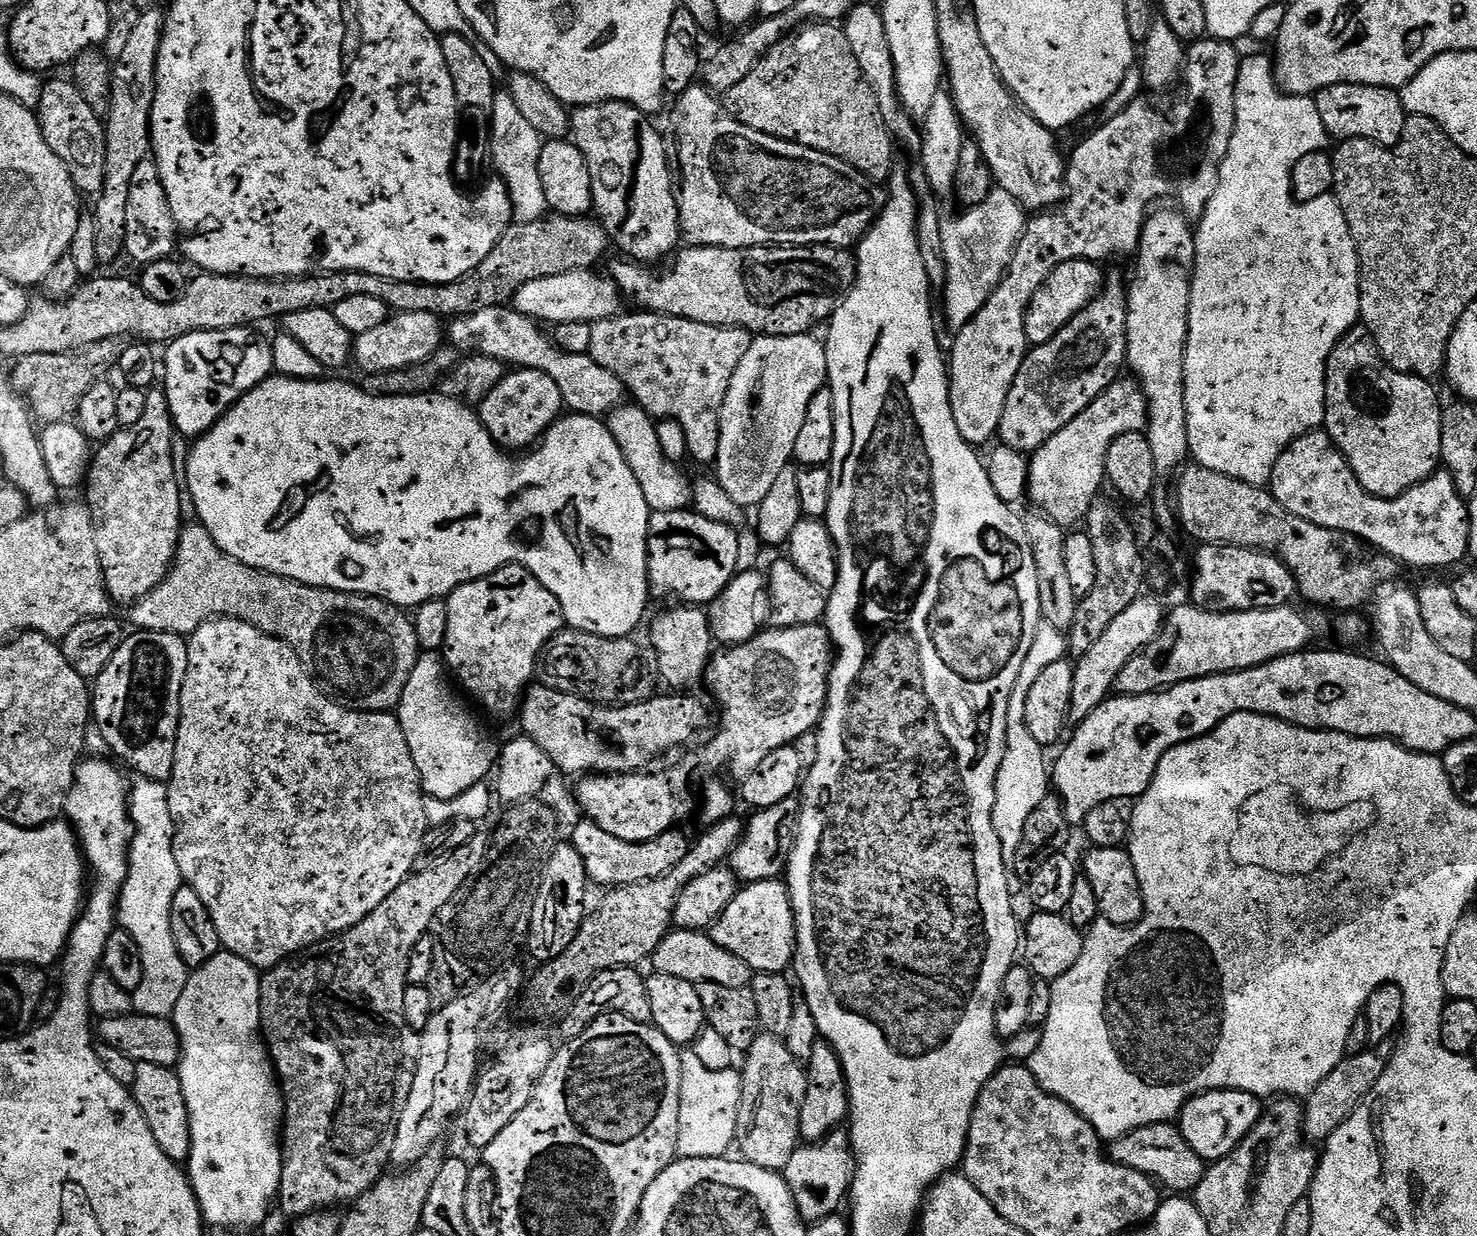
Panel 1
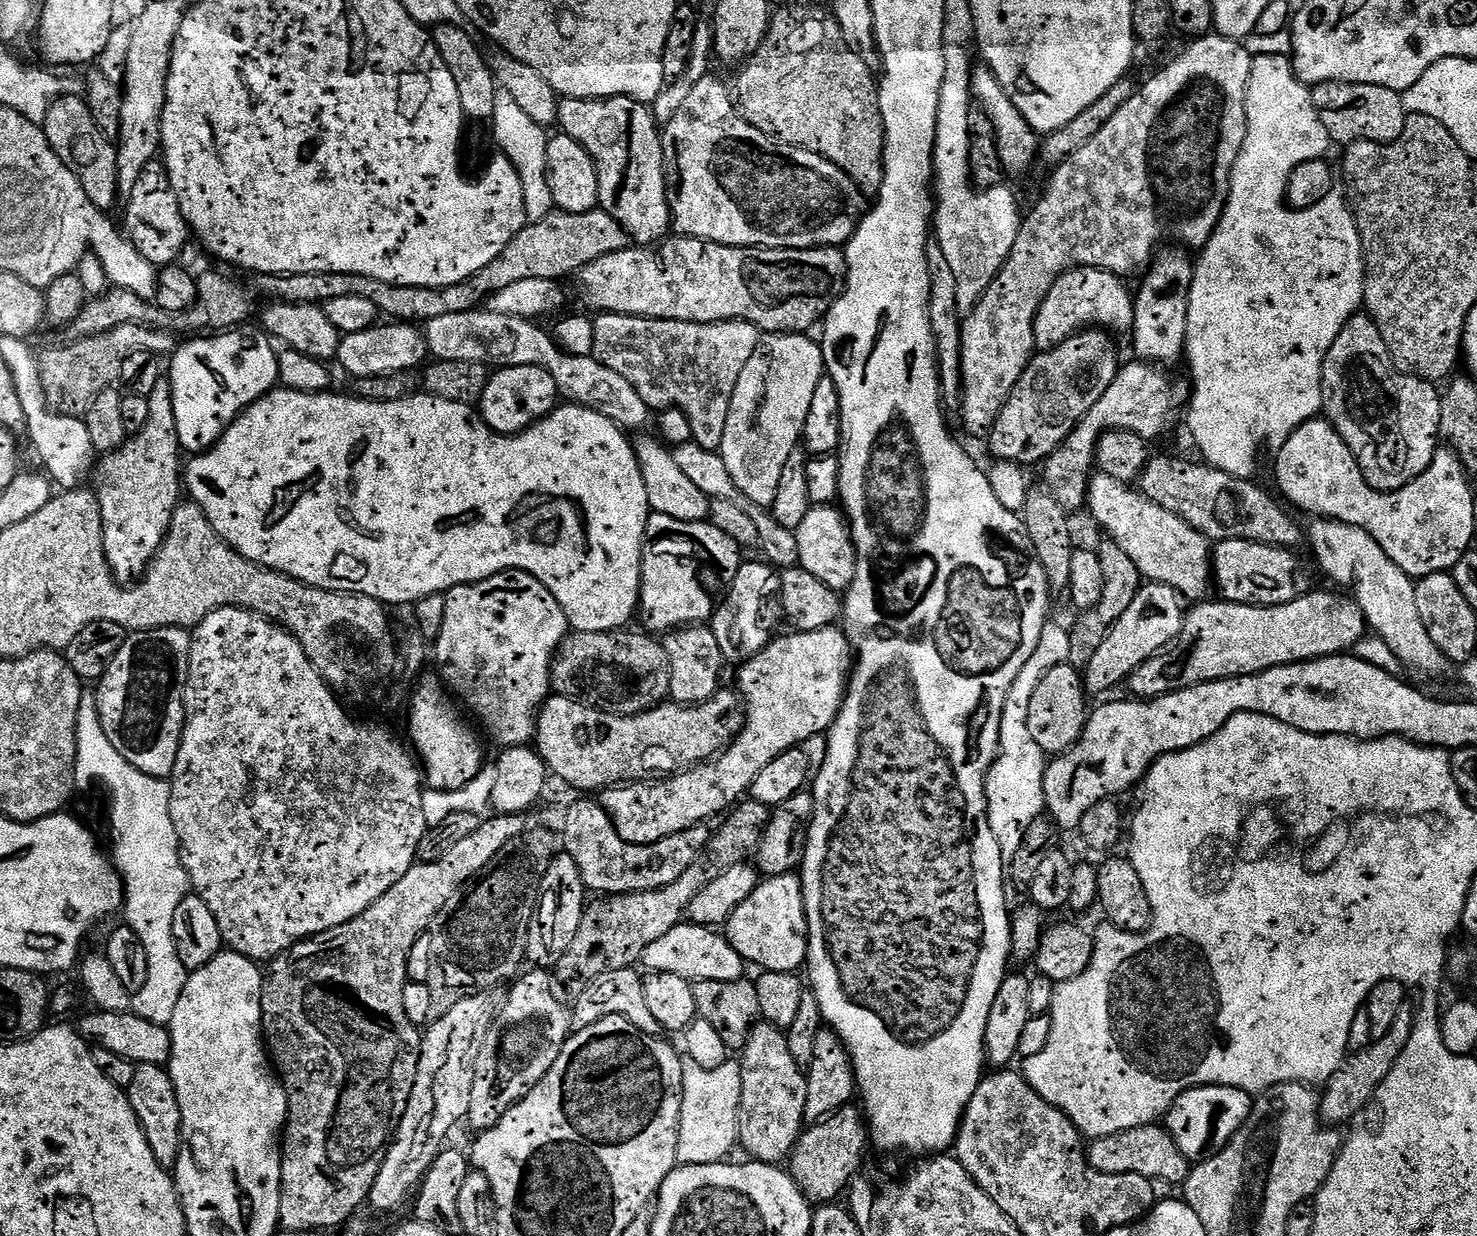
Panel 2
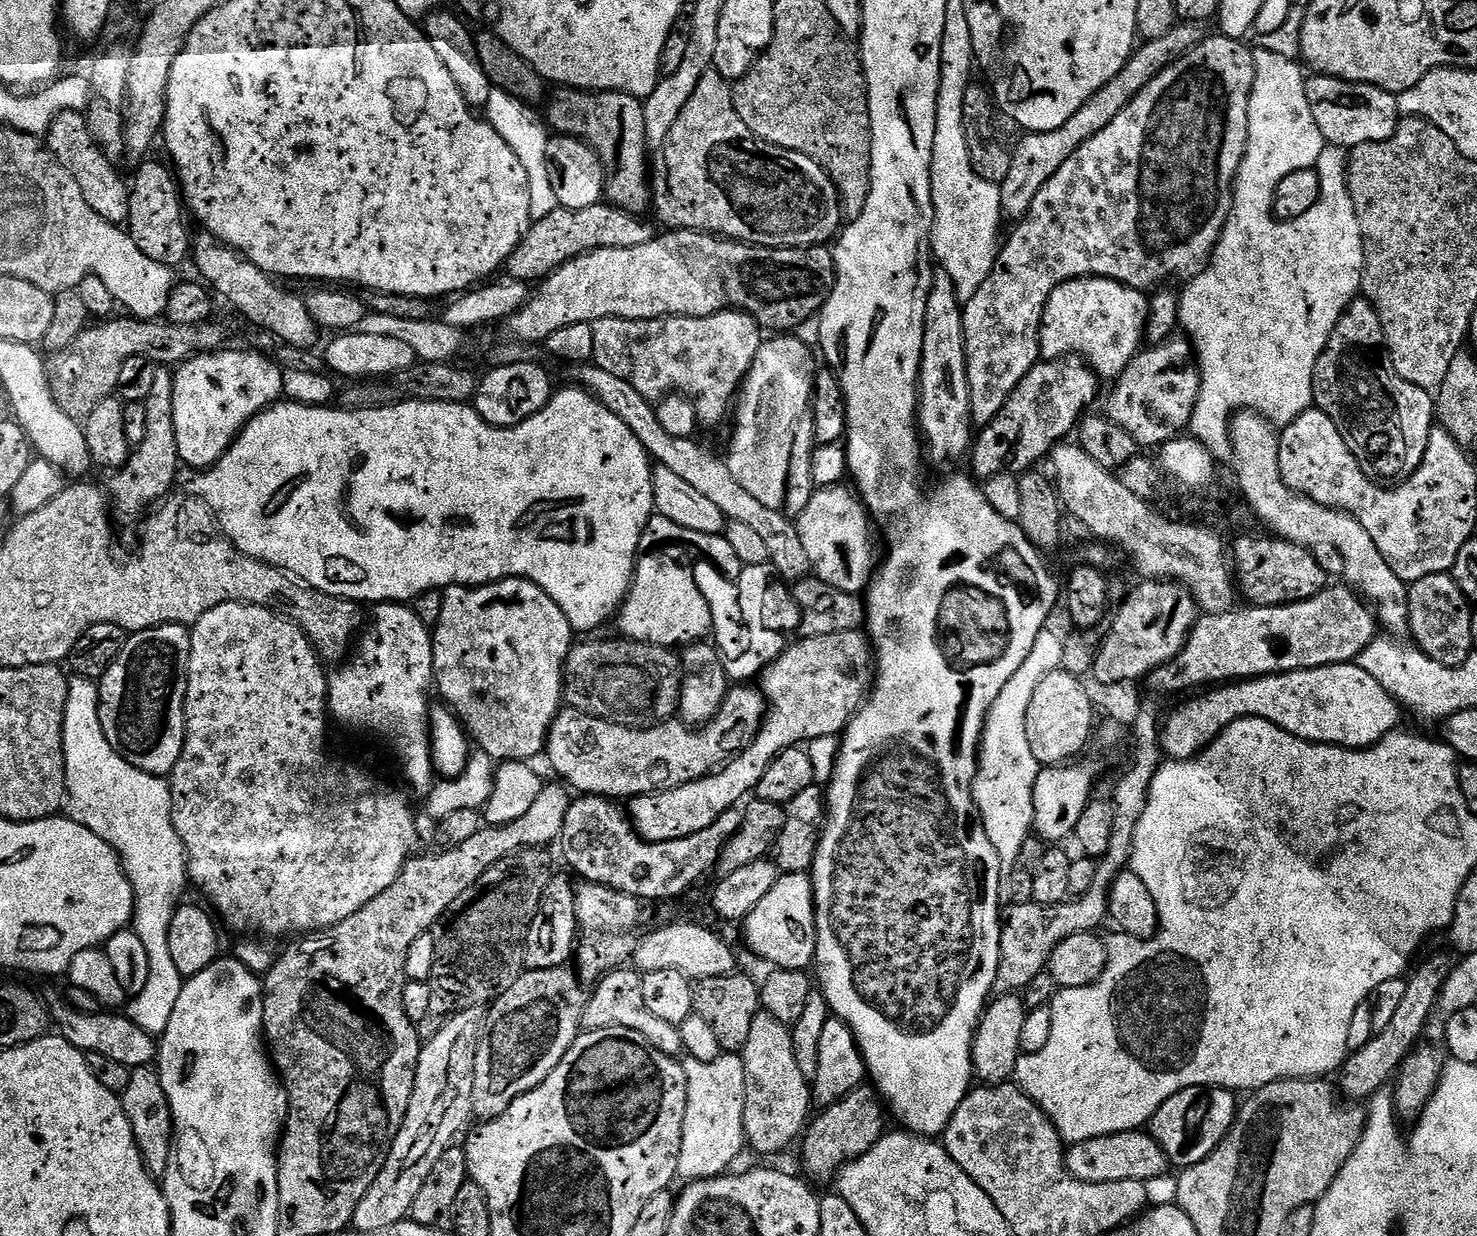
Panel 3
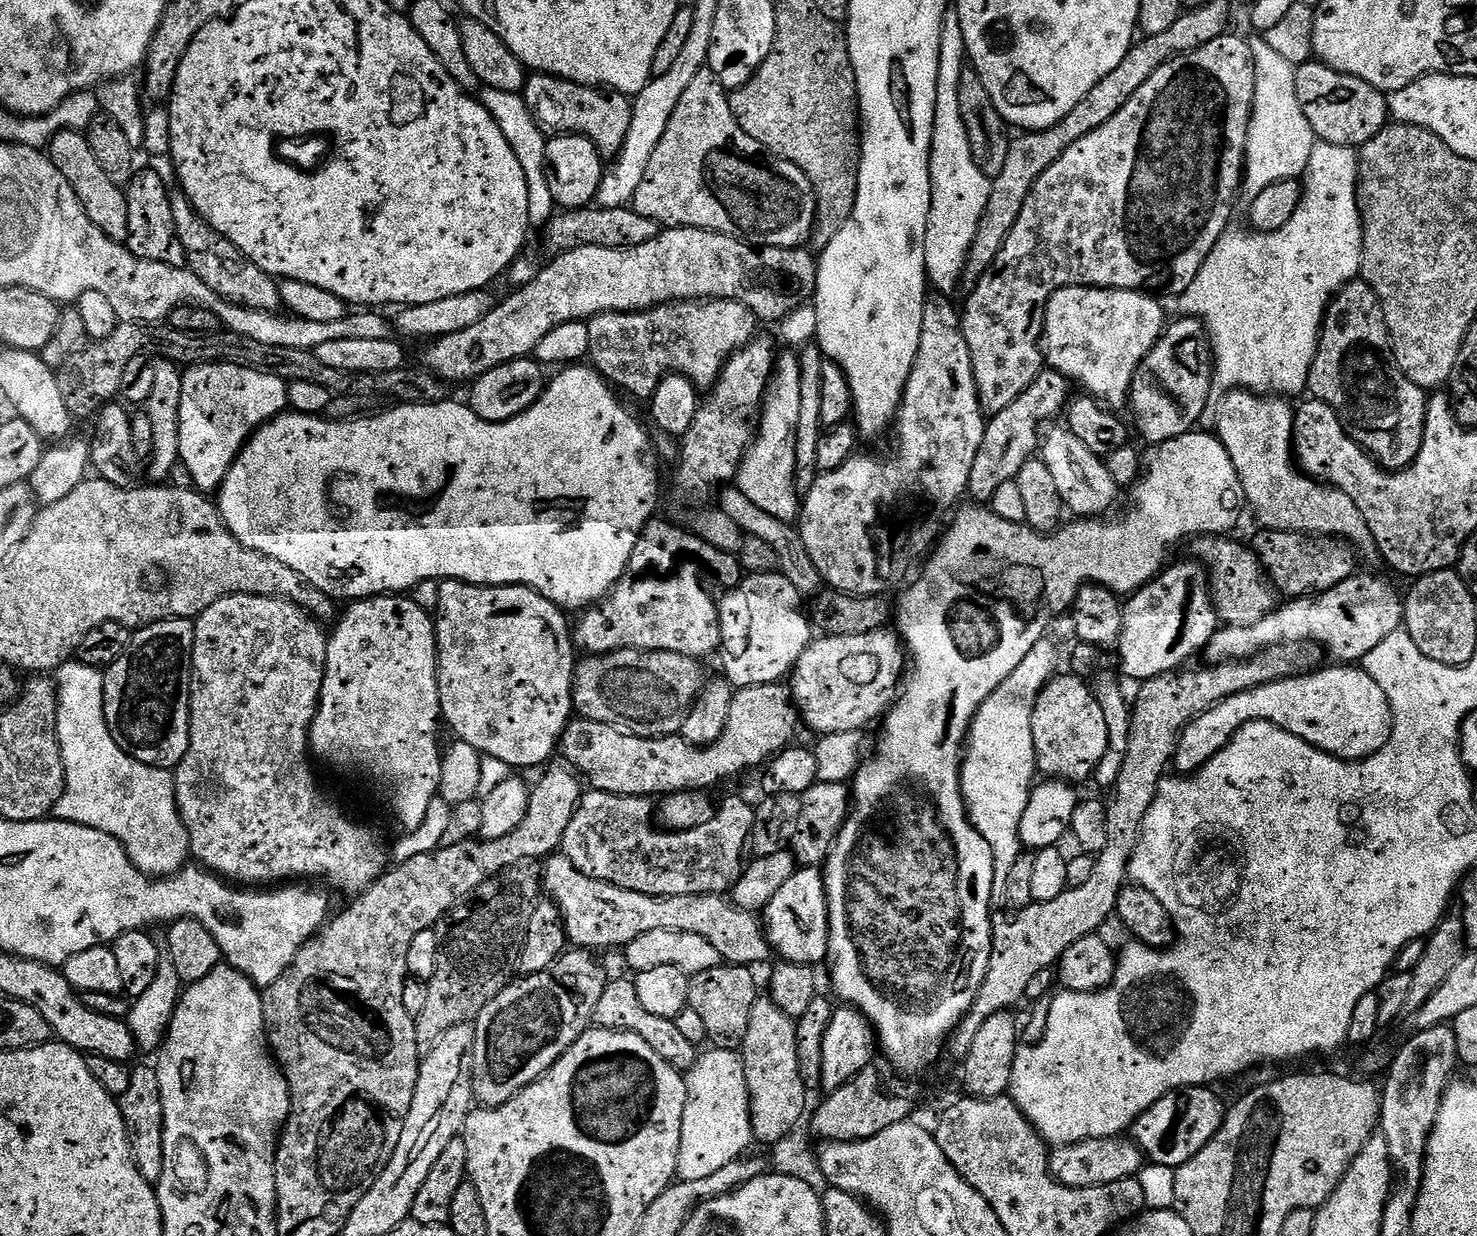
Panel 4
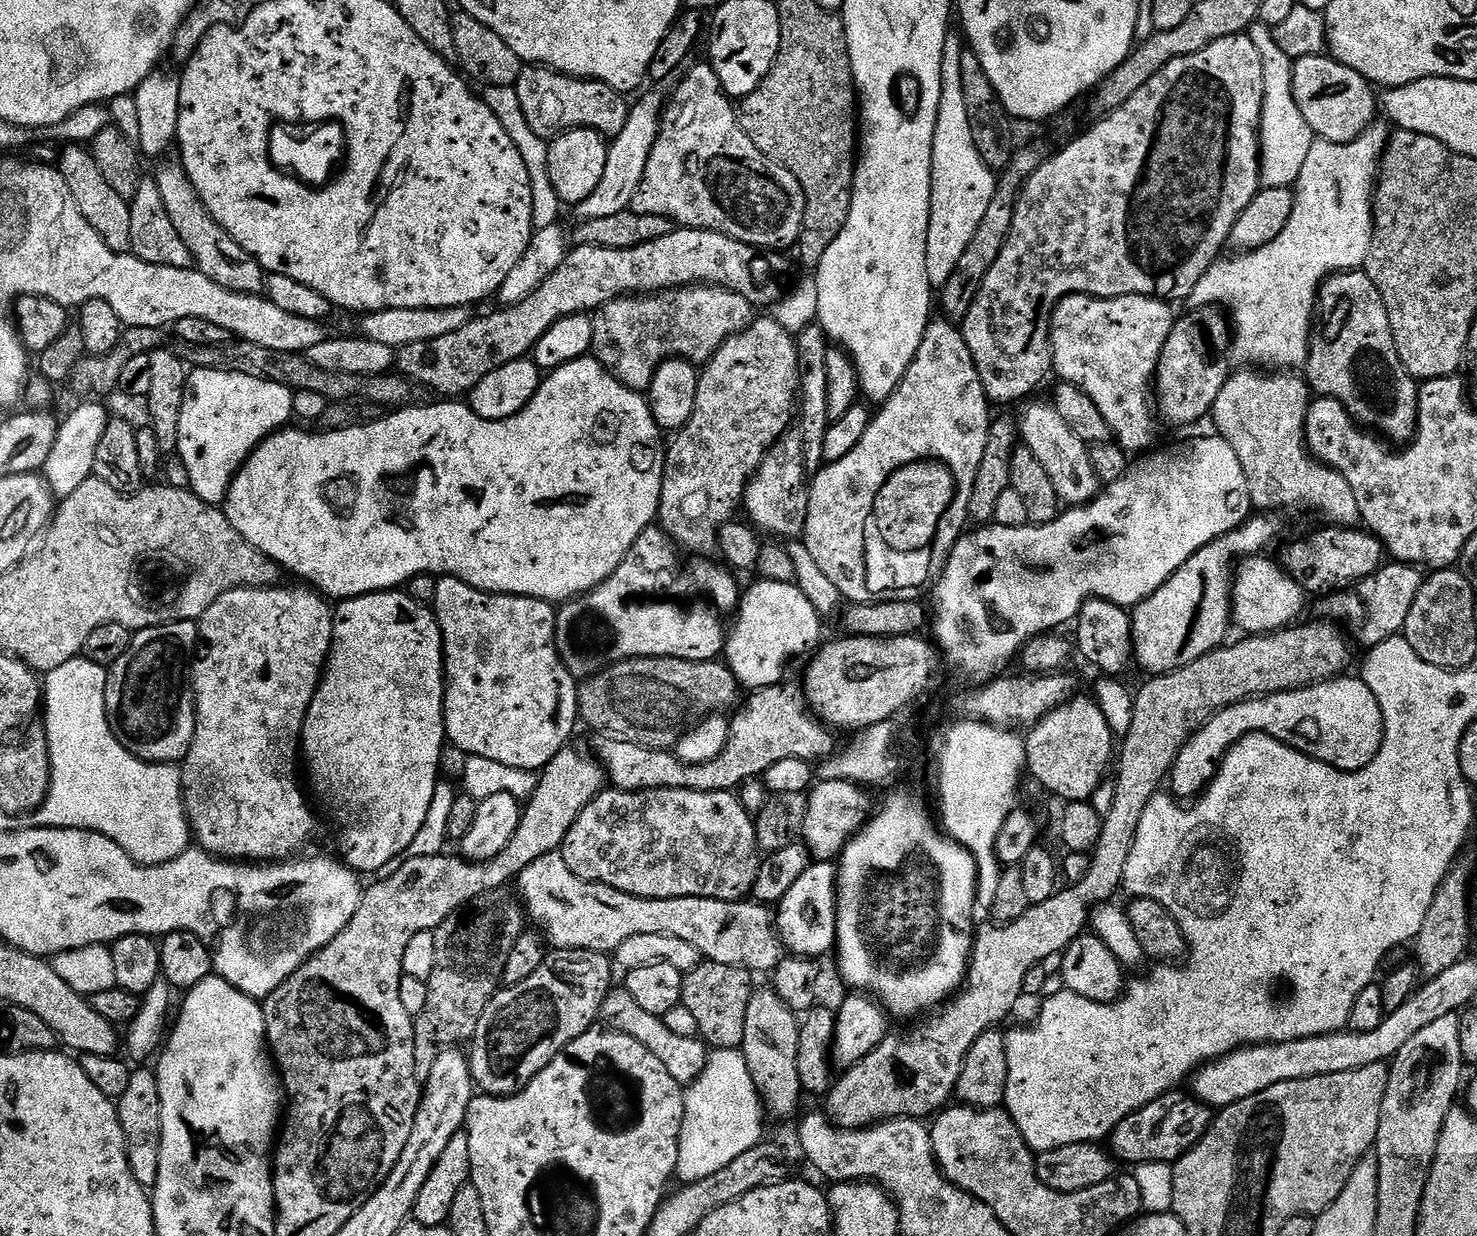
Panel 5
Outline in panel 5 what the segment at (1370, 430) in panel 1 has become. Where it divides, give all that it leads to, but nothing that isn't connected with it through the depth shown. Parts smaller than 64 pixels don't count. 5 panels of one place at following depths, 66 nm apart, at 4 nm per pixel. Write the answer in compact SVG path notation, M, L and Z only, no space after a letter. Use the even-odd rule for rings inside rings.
M1338 272L1320 285L1318 319L1312 329L1312 339L1308 342L1308 361L1302 372L1309 389L1317 397L1329 396L1332 400L1342 402L1357 424L1379 434L1385 441L1408 442L1415 437L1416 415L1420 412L1418 384L1402 366L1388 317L1388 307L1384 305L1378 286L1370 282L1367 272Z

